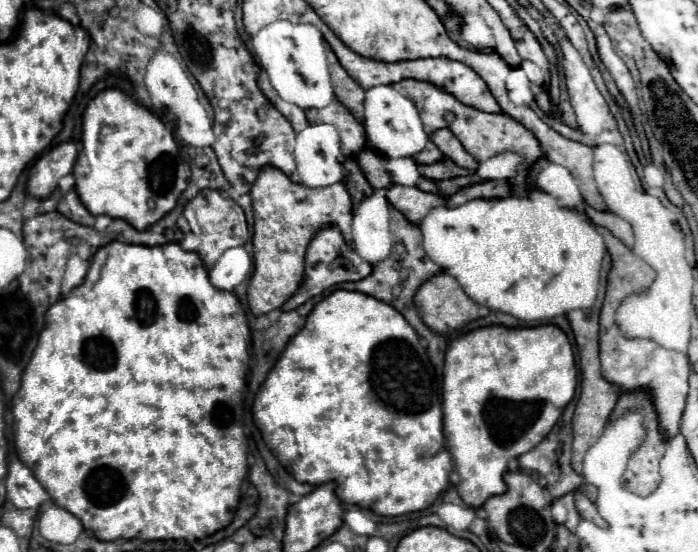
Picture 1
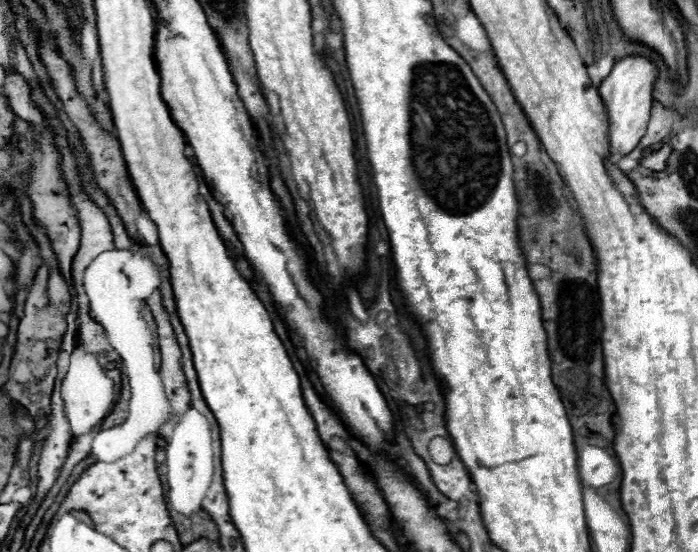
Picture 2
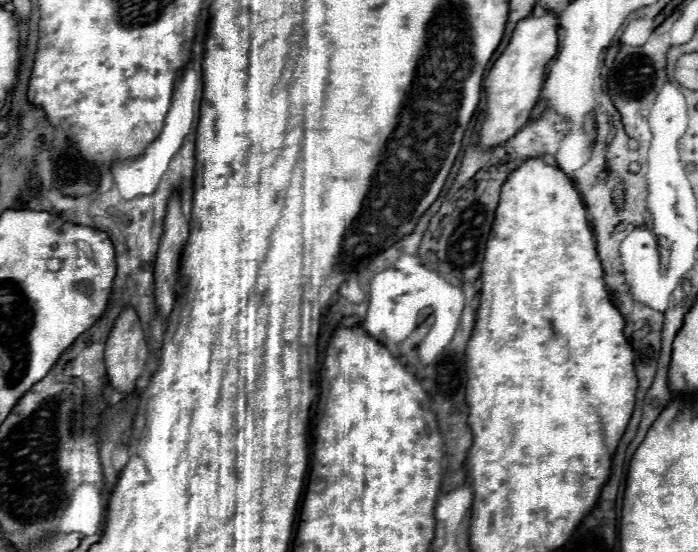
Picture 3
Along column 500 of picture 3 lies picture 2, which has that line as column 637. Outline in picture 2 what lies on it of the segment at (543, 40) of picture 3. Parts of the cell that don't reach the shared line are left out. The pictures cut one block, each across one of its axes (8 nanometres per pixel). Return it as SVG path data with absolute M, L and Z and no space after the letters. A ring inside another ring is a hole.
M624 56L614 64L610 74L604 78L604 82L598 86L598 92L608 108L610 116L610 152L612 156L626 156L636 148L640 138L646 132L648 120L650 120L650 110L654 104L652 90L654 82L658 80L660 68L656 66L654 60L648 56Z

